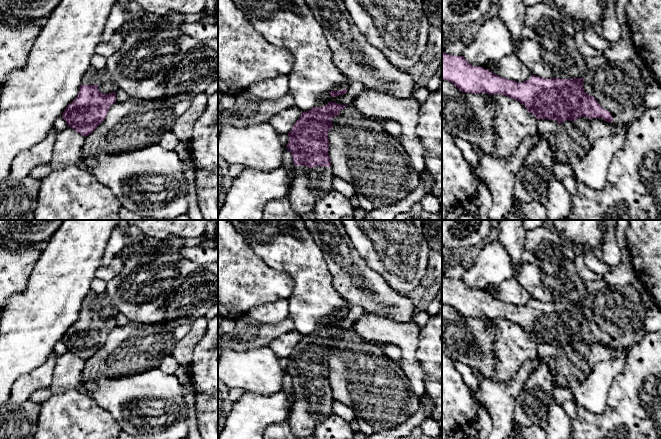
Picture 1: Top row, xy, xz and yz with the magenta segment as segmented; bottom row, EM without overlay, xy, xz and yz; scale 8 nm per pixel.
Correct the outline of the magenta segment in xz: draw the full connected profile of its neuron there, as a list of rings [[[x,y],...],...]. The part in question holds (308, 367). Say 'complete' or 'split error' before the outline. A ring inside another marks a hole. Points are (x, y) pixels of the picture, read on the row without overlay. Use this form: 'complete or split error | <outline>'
split error | [[[336,326],[313,331],[302,336],[288,357],[286,372],[292,378],[296,396],[287,422],[299,439],[313,435],[316,426],[333,413],[328,356],[333,352],[332,343],[346,331]]]

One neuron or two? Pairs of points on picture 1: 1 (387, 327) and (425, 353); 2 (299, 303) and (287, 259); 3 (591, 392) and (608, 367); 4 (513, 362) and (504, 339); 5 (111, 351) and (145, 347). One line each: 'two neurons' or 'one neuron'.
1: two neurons
2: one neuron
3: one neuron
4: one neuron
5: one neuron

